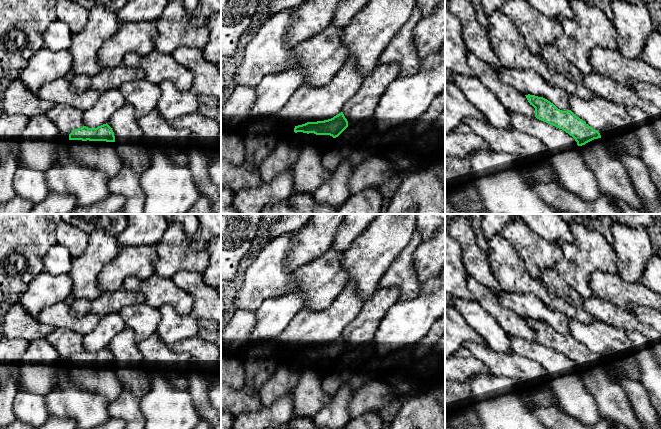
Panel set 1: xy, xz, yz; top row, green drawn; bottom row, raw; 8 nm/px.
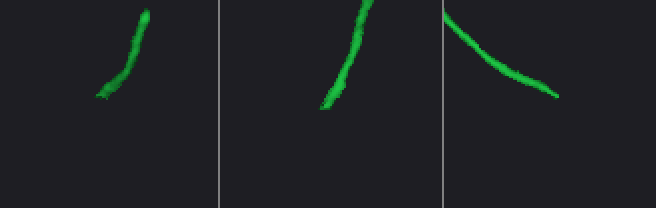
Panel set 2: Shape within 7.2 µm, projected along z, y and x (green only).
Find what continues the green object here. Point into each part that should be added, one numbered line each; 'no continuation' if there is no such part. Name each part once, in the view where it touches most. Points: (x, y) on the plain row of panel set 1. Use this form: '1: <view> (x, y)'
1: xy (101, 379)

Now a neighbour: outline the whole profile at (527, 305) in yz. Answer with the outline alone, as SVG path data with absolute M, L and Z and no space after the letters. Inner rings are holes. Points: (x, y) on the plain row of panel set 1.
M495 293L500 304L524 319L543 321L553 327L562 335L570 334L570 319L557 311L546 307L535 295L531 293Z

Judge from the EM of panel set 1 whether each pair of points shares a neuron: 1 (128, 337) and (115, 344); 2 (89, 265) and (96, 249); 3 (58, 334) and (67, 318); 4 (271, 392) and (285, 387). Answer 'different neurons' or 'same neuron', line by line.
1: same neuron
2: same neuron
3: different neurons
4: same neuron

